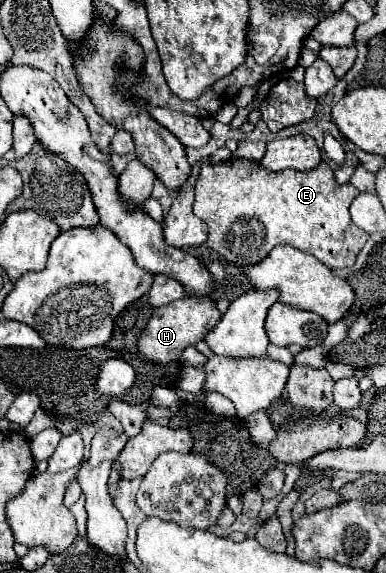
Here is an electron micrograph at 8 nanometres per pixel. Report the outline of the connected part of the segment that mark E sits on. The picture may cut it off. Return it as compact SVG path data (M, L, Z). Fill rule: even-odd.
M232 157L222 163L202 165L200 177L196 181L196 201L194 213L206 221L208 225L208 247L212 247L220 257L224 257L230 265L256 265L260 263L276 245L292 245L302 249L304 253L314 255L326 267L344 269L352 267L356 255L362 251L368 241L368 233L352 223L348 207L358 197L358 189L350 183L338 185L334 179L334 171L322 161L312 171L268 171L258 161L246 161Z

